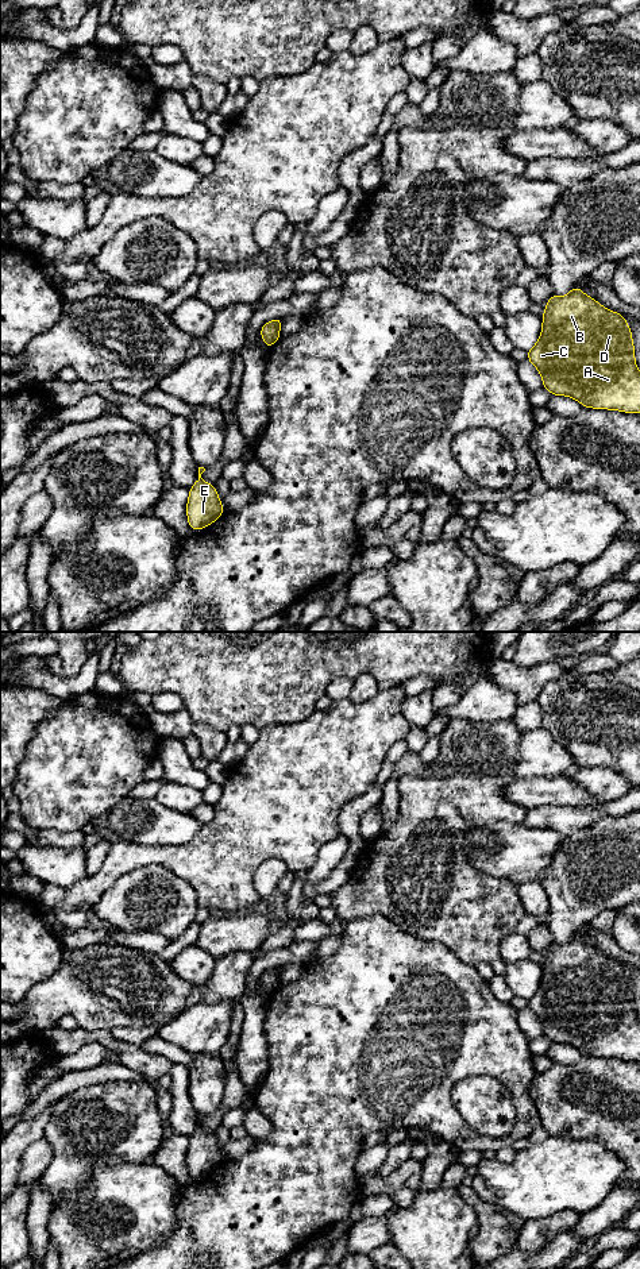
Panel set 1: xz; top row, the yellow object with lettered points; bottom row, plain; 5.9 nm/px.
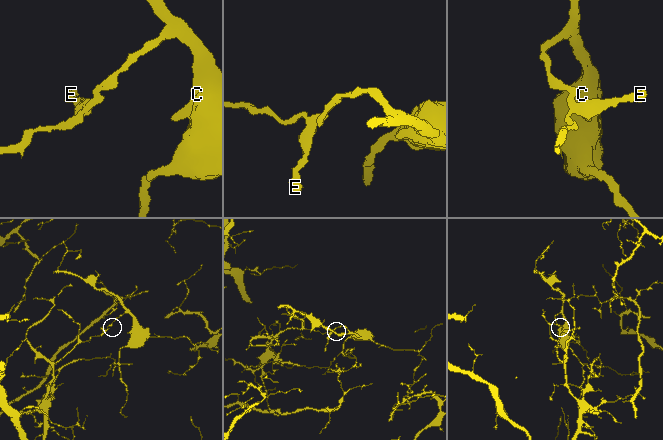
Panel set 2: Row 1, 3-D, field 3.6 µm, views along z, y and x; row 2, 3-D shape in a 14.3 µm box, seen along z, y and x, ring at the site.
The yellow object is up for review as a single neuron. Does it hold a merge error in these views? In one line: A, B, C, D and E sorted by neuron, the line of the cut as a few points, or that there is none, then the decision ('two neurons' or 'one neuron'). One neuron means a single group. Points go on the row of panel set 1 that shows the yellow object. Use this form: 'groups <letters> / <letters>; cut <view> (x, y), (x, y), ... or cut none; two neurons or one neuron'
groups A B C D / E; cut xz (272, 320), (278, 328); two neurons

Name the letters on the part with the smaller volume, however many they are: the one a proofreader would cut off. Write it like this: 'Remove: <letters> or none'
Remove: A, B, C, D

